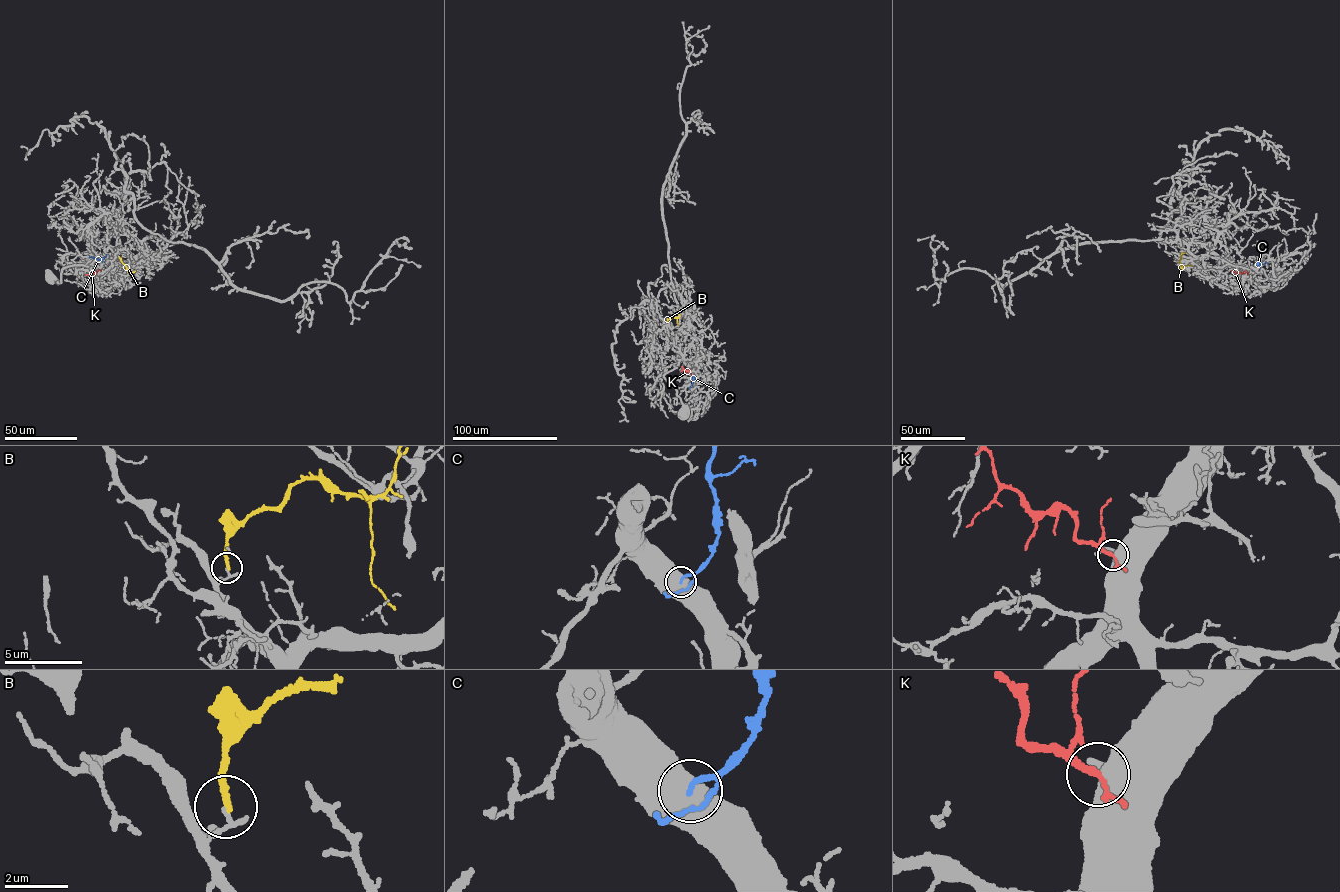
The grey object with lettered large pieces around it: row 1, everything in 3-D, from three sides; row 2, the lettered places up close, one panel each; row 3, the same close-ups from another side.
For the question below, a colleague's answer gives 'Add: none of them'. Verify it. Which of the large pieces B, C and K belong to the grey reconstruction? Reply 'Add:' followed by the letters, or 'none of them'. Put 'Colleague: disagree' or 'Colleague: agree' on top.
Colleague: disagree
Add: K

